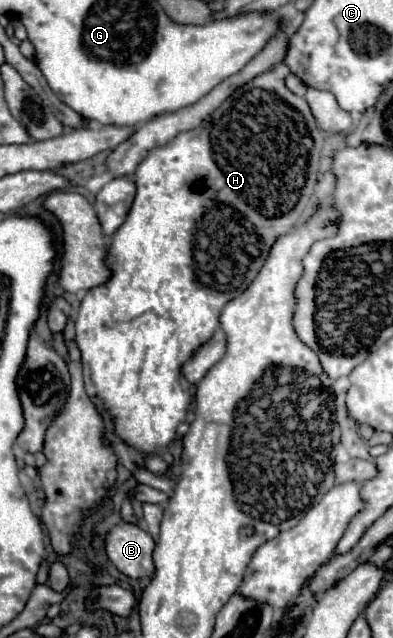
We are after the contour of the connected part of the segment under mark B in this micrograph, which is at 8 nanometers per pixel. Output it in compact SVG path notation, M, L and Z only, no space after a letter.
M118 523L106 537L108 559L128 577L154 575L154 539L136 523Z

